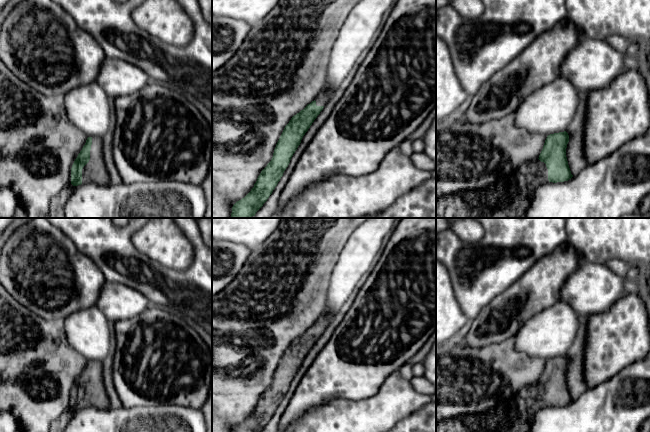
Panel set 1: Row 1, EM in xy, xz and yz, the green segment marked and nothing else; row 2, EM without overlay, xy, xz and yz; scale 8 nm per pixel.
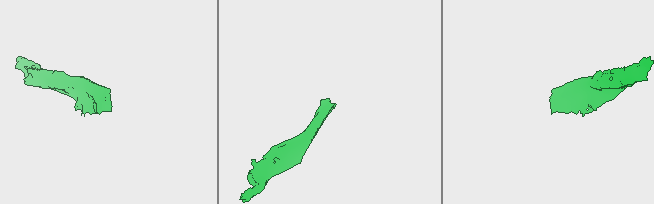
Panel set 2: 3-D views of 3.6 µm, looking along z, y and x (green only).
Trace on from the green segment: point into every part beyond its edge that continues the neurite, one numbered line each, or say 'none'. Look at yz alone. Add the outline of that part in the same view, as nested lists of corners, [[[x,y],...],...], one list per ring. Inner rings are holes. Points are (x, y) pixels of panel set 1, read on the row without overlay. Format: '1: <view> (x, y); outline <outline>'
1: yz (516, 414); outline [[[537,383],[520,389],[511,399],[501,399],[483,414],[454,418],[436,414],[437,432],[528,432],[537,412],[548,406],[546,388]]]

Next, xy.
1: xy (95, 395); outline [[[92,361],[90,384],[82,393],[82,408],[110,408],[110,401],[103,383],[103,366],[101,362]]]

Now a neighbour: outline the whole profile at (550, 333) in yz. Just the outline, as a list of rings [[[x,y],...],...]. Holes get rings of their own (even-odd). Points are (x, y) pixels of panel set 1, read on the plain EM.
[[[559,302],[544,309],[529,319],[514,336],[517,350],[530,357],[550,359],[564,356],[573,345],[581,317],[565,302]]]

